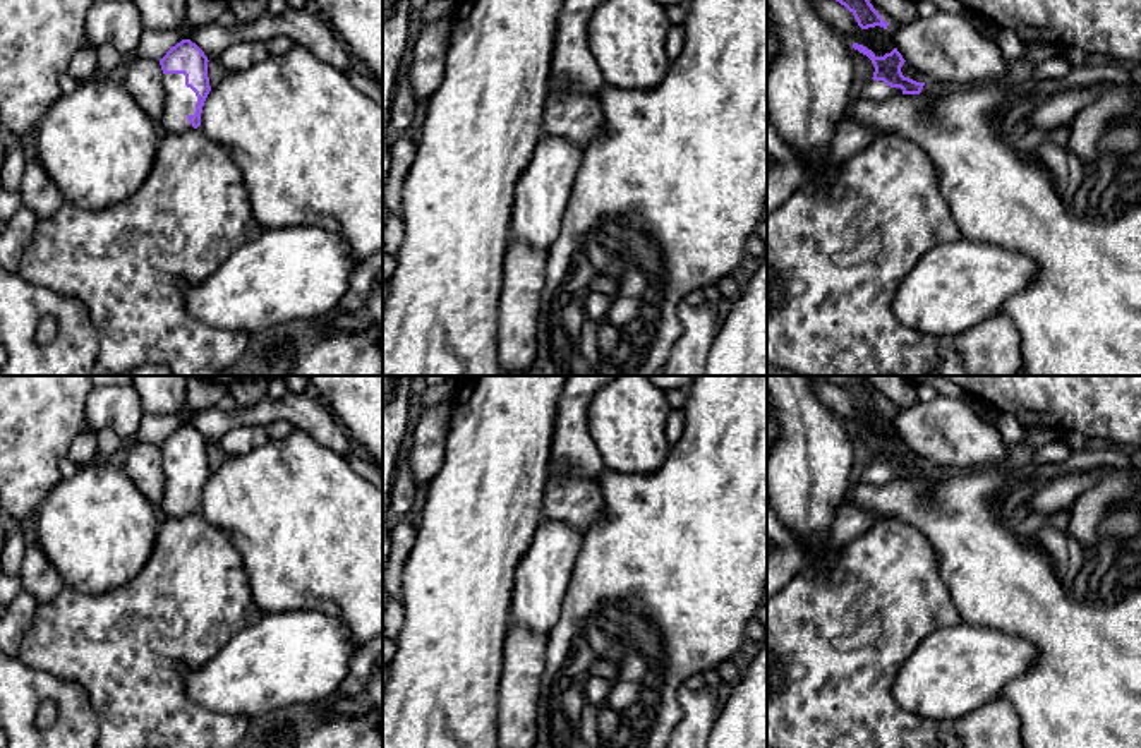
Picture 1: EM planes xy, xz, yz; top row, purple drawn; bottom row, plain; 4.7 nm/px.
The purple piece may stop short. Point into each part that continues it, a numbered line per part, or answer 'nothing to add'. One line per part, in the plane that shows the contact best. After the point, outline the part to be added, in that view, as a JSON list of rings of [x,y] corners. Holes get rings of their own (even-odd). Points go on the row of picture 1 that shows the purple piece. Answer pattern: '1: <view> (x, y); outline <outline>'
1: xy (179, 100); outline [[[163,74],[165,106],[163,115],[156,122],[161,136],[182,134],[192,129],[187,120],[196,113],[197,96],[185,86],[184,74]]]

